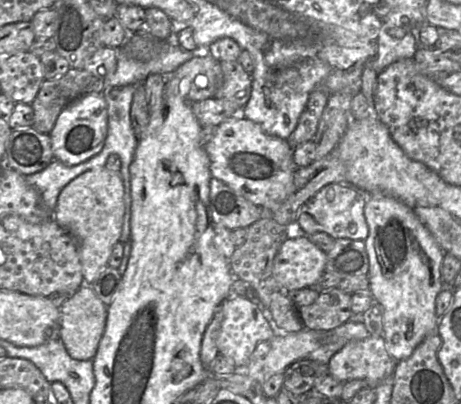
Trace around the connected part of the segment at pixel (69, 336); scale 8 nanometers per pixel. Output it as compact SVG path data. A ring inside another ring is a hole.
M80 286L63 302L59 310L60 338L69 356L75 360L93 360L105 330L108 306L97 297L92 288Z

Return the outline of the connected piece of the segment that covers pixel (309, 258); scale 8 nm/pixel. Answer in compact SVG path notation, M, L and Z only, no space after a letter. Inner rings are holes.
M307 235L287 238L273 262L273 275L281 293L309 288L325 273L327 253L312 243Z

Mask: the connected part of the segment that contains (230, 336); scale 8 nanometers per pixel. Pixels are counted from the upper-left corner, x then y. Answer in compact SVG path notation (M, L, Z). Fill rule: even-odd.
M236 296L222 303L223 320L217 337L218 352L229 358L235 367L245 367L257 345L274 336L269 322L259 307L247 298Z

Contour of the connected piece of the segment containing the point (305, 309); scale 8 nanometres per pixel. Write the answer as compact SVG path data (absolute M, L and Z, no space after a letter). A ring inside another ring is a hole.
M337 287L320 292L312 304L296 308L304 327L314 330L332 330L355 317L351 310L351 294Z

